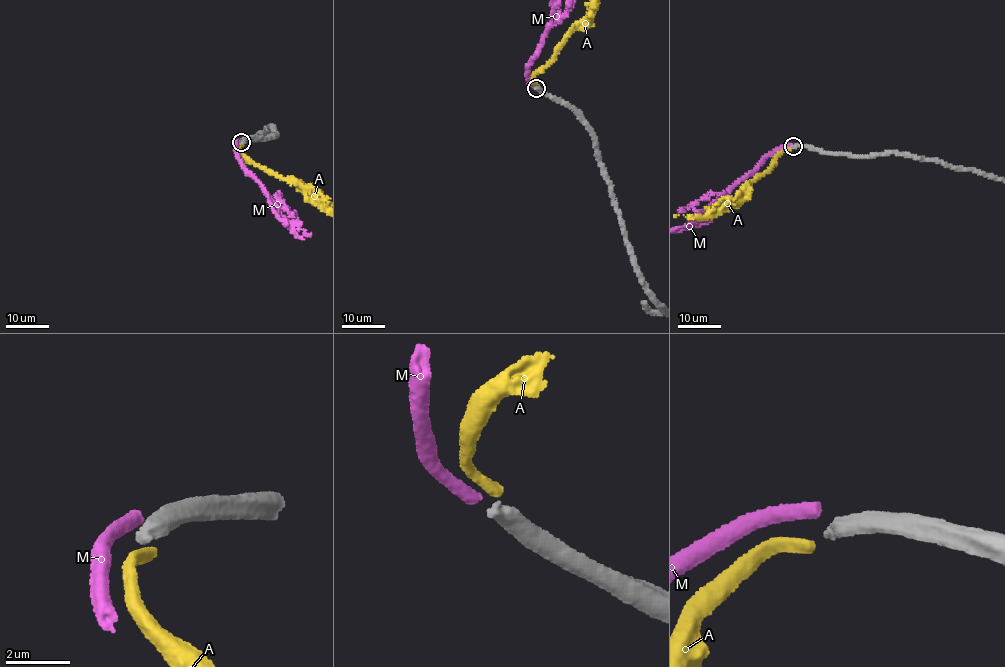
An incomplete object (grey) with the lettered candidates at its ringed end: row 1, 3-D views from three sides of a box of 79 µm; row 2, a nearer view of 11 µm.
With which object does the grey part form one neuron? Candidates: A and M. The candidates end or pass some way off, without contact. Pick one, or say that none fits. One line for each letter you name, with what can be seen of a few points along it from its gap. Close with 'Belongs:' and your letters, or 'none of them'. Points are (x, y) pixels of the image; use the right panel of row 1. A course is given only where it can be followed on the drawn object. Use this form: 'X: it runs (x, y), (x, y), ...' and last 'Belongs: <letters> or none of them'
Belongs: none of them

